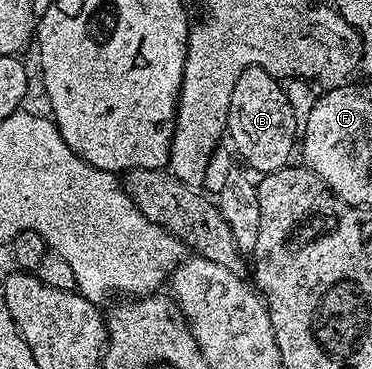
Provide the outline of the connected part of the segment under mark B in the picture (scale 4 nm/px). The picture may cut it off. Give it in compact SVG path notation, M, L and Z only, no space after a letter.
M243 71L236 82L234 95L237 102L232 103L227 118L229 140L231 136L240 158L244 160L242 163L252 173L258 174L262 169L276 168L276 165L290 161L291 151L294 148L296 151L297 125L292 119L289 123L283 124L283 108L290 108L289 98L283 100L286 94L279 96L279 91L283 88L284 85L274 76L268 73L263 76L259 71Z

